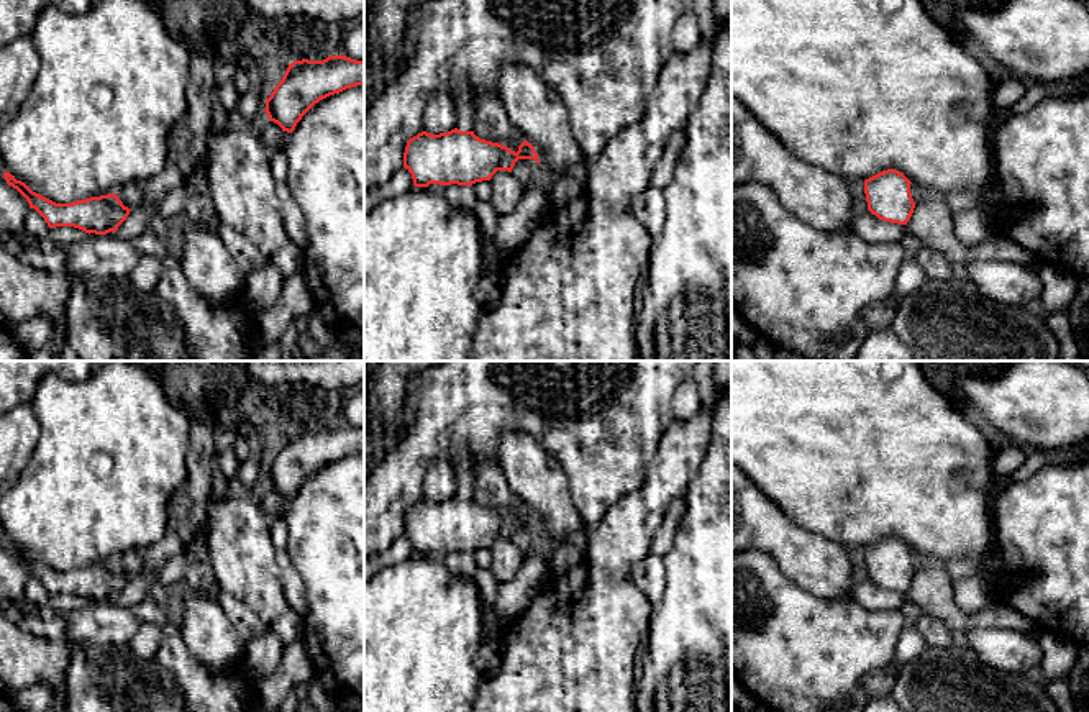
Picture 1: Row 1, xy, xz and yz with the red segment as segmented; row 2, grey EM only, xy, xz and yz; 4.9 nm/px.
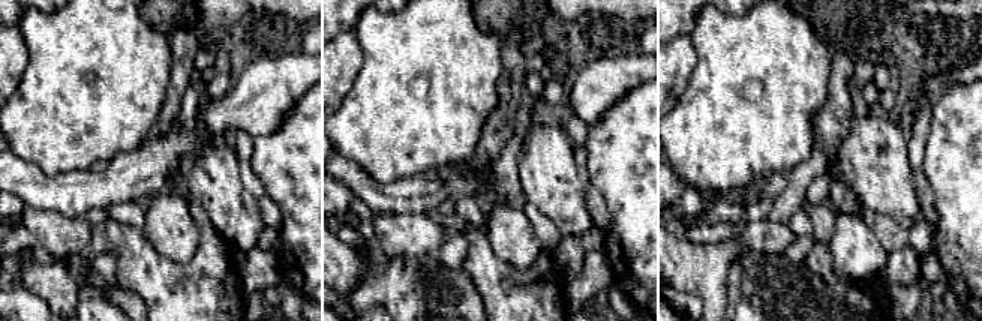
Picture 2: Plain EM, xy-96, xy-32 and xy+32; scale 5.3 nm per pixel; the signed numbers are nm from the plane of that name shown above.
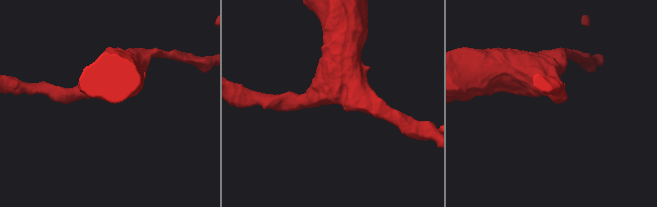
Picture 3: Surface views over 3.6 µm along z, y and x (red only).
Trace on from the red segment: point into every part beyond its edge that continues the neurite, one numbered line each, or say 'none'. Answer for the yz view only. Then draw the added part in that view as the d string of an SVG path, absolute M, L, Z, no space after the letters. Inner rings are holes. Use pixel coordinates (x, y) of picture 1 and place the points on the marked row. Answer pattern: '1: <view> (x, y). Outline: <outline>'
none

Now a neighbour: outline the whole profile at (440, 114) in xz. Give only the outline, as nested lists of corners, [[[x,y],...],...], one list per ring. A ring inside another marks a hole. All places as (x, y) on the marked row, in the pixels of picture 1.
[[[435,92],[423,110],[423,131],[431,135],[448,133],[456,128],[456,98],[448,92]]]

